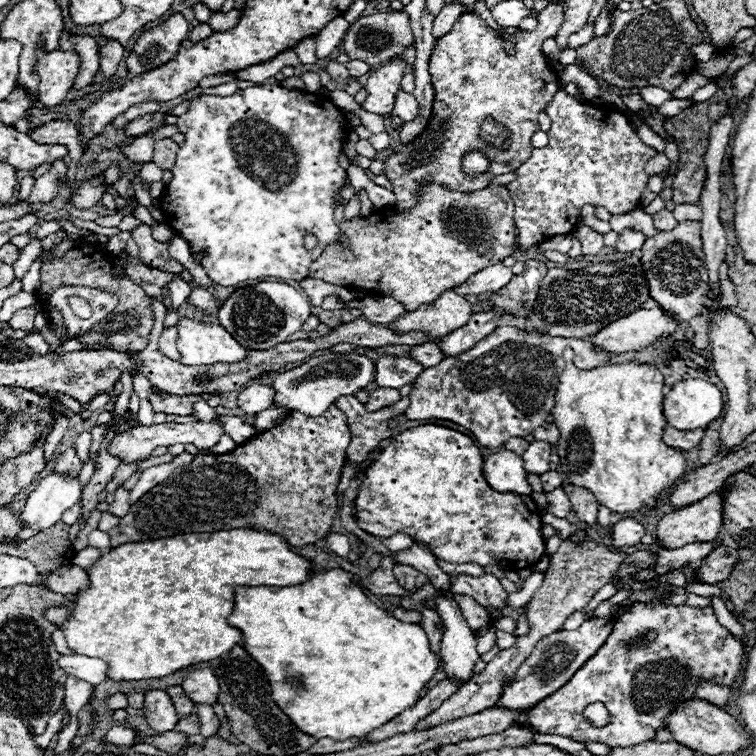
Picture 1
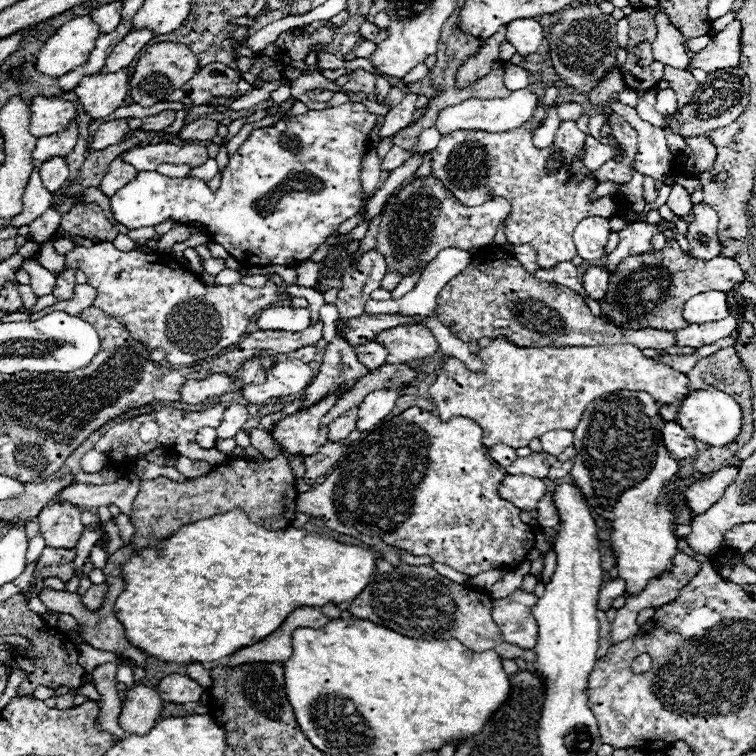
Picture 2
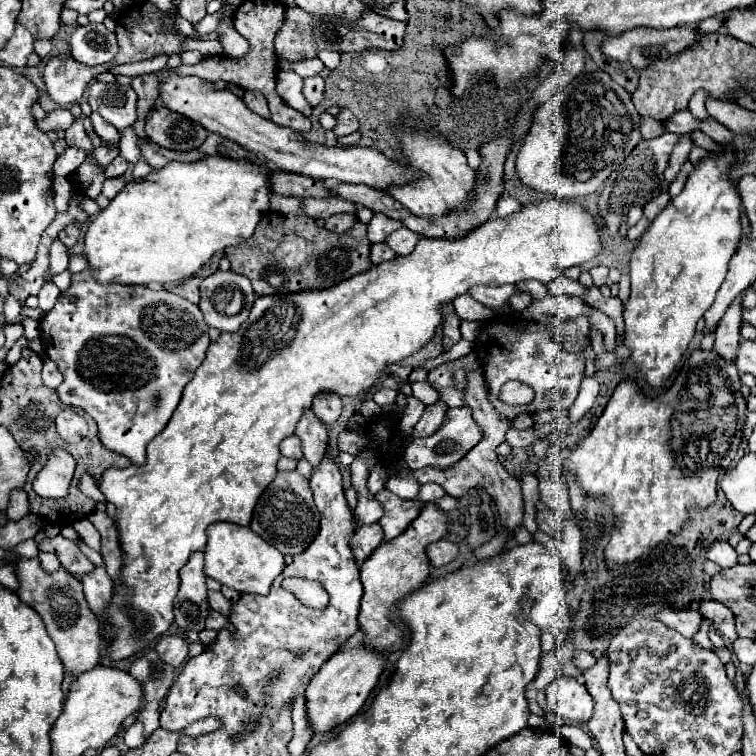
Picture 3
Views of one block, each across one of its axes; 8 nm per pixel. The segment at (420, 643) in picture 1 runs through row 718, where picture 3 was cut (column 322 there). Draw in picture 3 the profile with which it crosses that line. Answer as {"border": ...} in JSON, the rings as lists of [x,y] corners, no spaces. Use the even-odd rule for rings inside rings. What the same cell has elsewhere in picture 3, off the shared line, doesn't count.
{"border":[[[564,198],[538,200],[524,204],[512,218],[484,222],[468,238],[420,238],[408,256],[372,266],[332,288],[286,296],[258,296],[242,328],[232,334],[224,332],[210,344],[204,362],[186,384],[170,422],[148,444],[146,464],[108,468],[96,480],[104,502],[116,506],[114,524],[122,548],[120,582],[124,586],[118,586],[118,592],[114,590],[104,618],[98,616],[104,626],[114,630],[114,638],[108,642],[110,660],[130,658],[116,656],[116,646],[124,654],[136,654],[150,648],[170,628],[174,620],[172,604],[180,586],[180,568],[192,552],[204,550],[206,528],[212,522],[226,520],[248,526],[260,494],[276,476],[282,438],[294,434],[296,422],[304,414],[304,408],[312,406],[316,394],[360,394],[384,374],[386,364],[408,358],[434,336],[436,326],[442,322],[442,304],[450,304],[452,298],[466,294],[476,284],[502,286],[528,278],[550,284],[570,266],[586,264],[602,254],[600,234],[602,224],[580,202],[568,202]]]}

